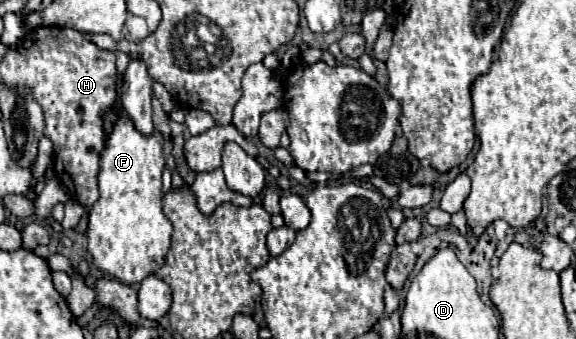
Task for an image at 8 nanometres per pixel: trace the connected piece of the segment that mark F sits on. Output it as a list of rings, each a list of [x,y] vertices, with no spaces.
[[[120,117],[112,131],[106,137],[106,147],[100,153],[100,173],[98,173],[98,189],[100,197],[90,207],[90,223],[88,223],[88,253],[92,255],[94,265],[102,273],[110,273],[126,285],[136,285],[152,271],[156,271],[166,251],[170,249],[172,225],[162,213],[162,171],[164,171],[164,135],[160,131],[152,131],[150,135],[140,133],[130,117]]]

